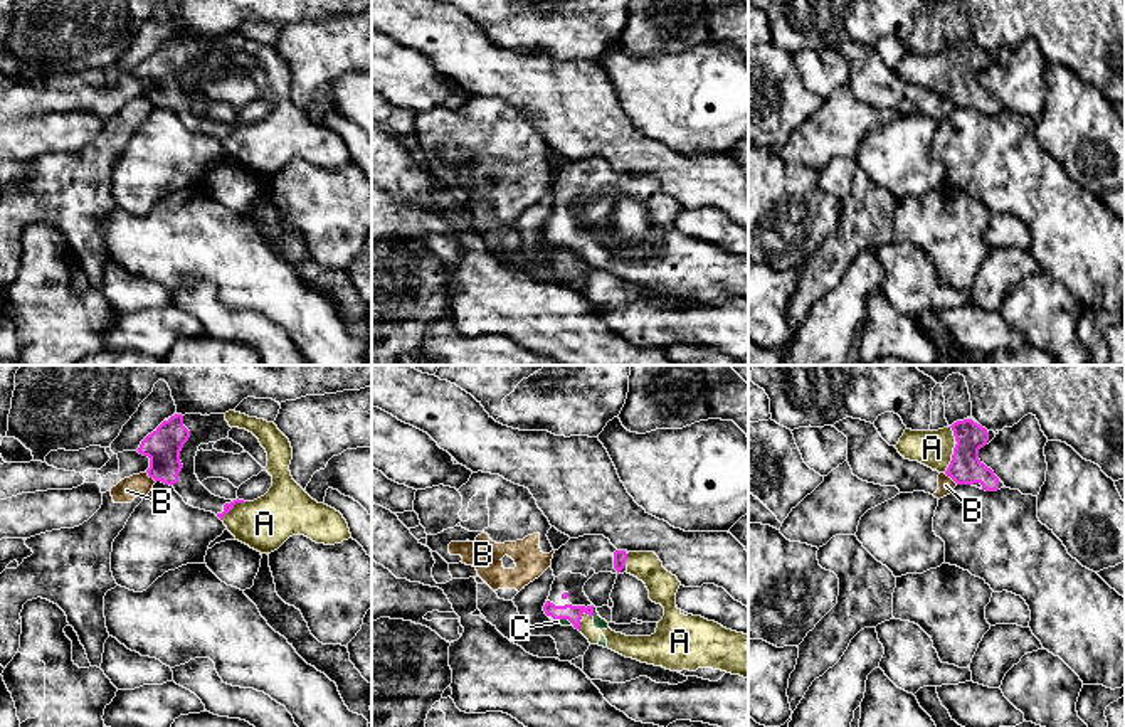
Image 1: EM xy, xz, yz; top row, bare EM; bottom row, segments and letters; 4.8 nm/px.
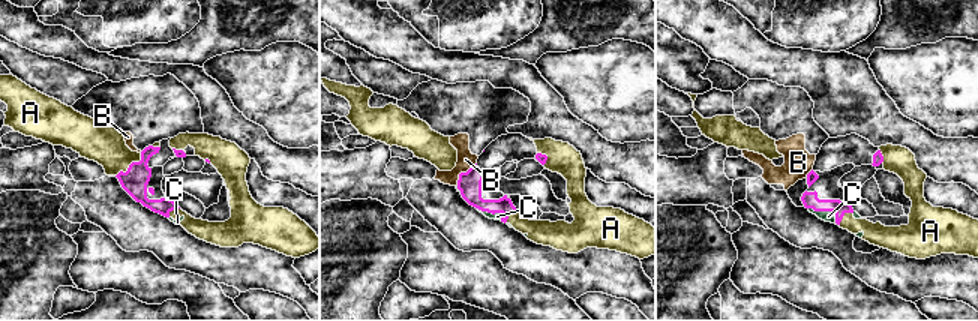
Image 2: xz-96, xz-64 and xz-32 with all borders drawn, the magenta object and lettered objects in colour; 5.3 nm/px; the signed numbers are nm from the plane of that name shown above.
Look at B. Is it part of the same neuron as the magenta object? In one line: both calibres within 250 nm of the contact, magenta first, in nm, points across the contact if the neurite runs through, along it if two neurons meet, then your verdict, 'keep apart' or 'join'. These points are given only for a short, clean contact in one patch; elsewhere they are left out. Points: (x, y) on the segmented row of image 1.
160 nm thick on the magenta side, 80 nm on the other; border along yz (944, 473), (957, 483); keep apart

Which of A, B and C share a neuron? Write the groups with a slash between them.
A C / B

